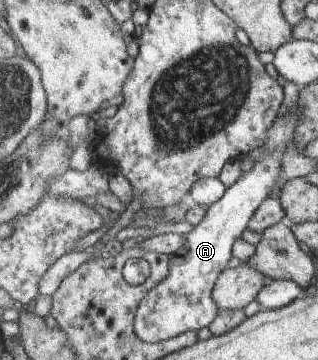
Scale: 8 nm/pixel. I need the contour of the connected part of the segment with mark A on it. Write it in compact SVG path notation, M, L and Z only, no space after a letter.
M300 102L292 109L289 118L277 118L263 146L266 155L256 162L249 171L230 186L224 197L211 206L202 221L187 234L184 245L176 256L172 256L171 272L161 284L158 284L139 305L139 312L134 322L134 329L141 340L162 344L166 340L182 335L192 330L201 330L217 318L219 305L215 302L212 292L218 283L219 275L229 266L231 256L234 256L235 243L248 229L251 218L263 201L271 196L273 187L277 184L281 172L281 156L287 148L287 142L293 140L301 114Z

